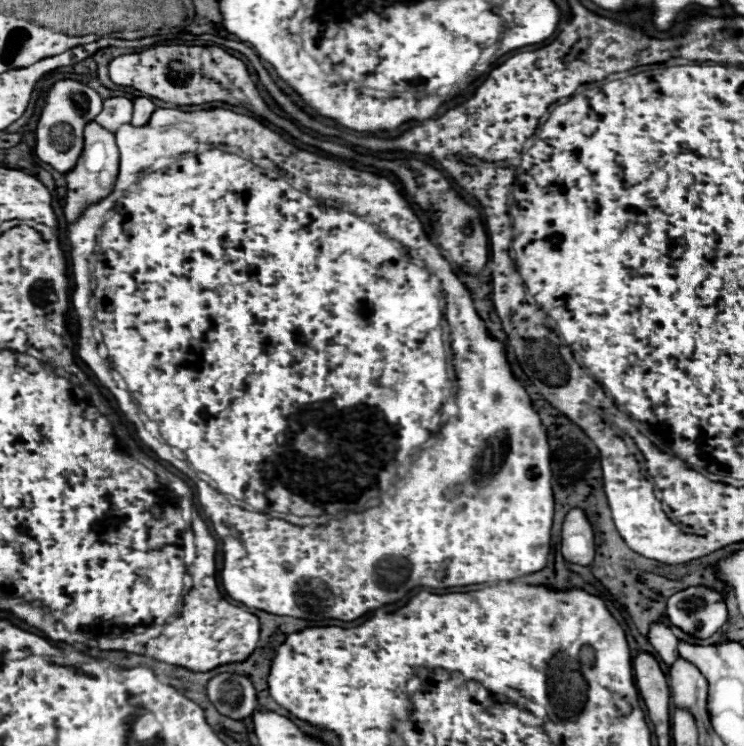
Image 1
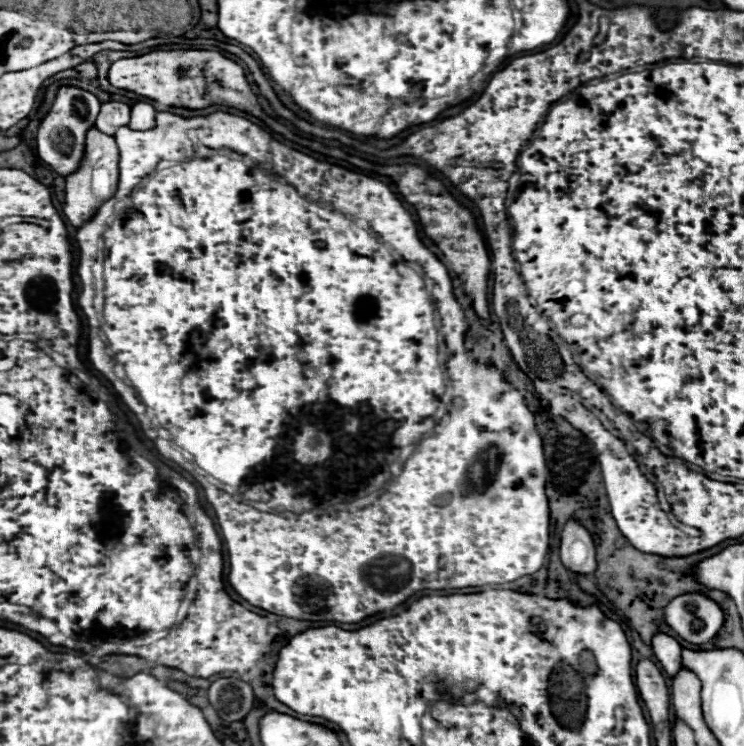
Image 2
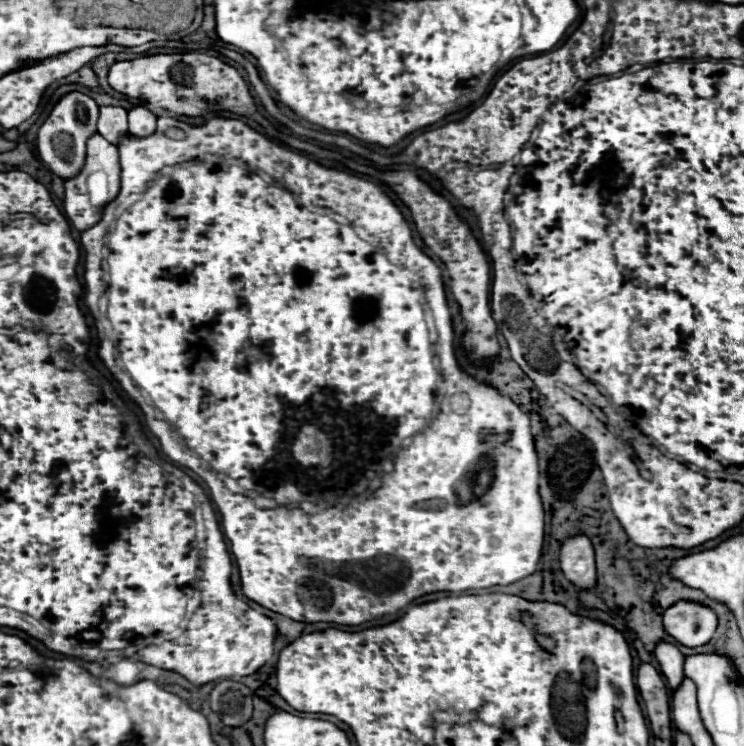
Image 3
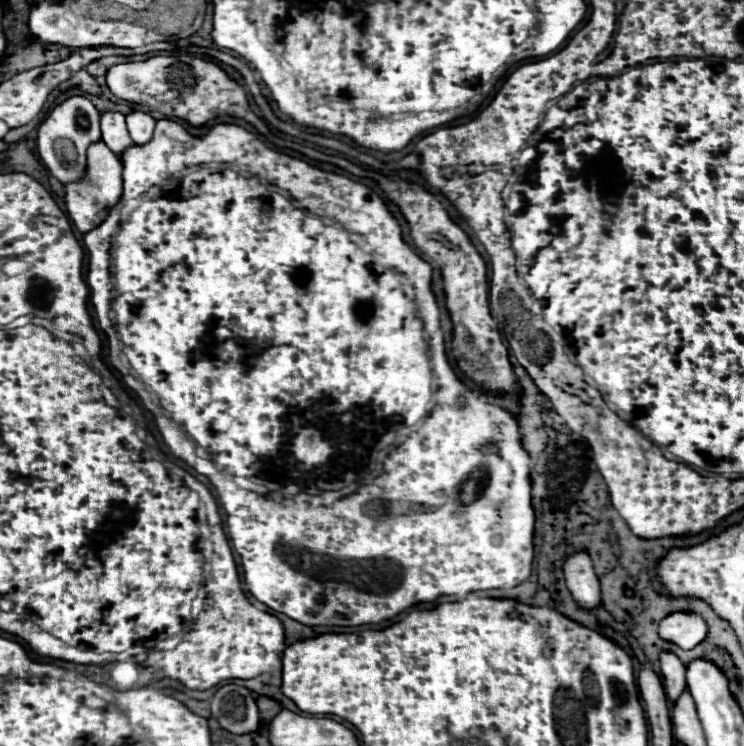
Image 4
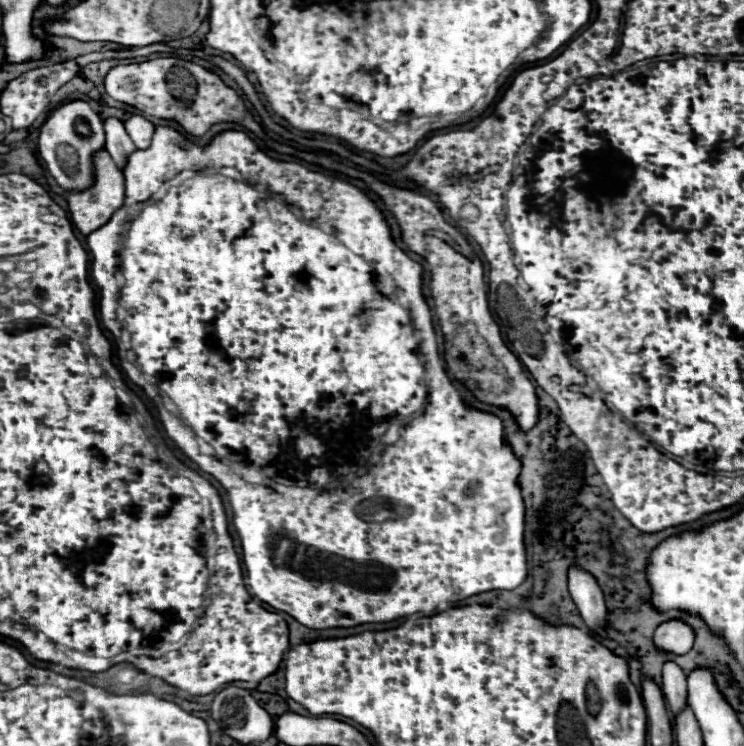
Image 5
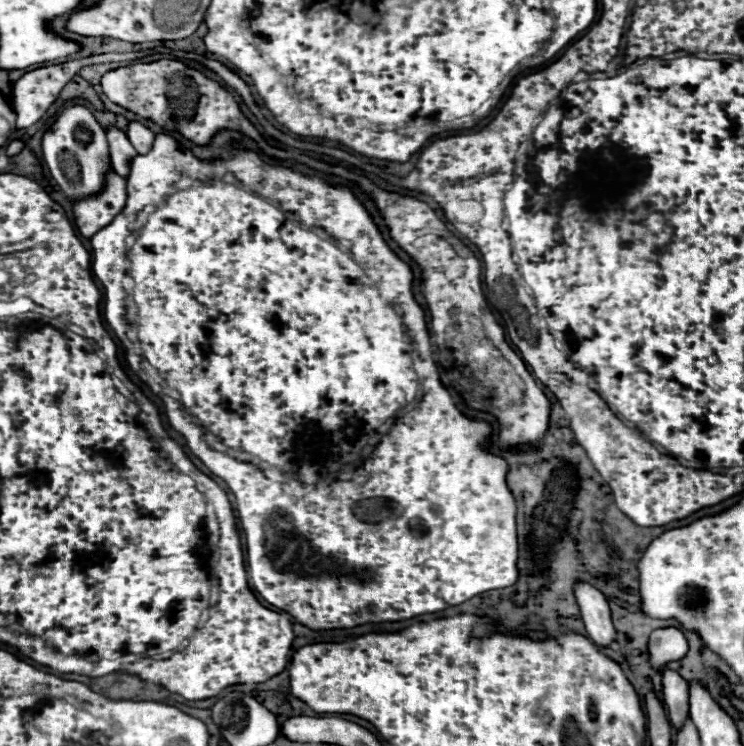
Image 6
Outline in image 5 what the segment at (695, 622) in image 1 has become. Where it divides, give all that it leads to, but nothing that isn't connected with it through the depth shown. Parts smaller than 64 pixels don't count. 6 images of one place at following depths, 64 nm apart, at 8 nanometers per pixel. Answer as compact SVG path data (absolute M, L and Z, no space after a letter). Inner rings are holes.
M668 620L654 632L654 644L672 654L686 654L694 646L694 630L684 620Z

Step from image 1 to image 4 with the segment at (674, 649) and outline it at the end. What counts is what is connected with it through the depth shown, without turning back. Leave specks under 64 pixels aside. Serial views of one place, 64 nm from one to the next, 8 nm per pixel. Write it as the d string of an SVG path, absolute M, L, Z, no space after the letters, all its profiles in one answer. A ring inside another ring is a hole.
M664 650L660 654L660 668L662 668L666 696L674 704L678 700L678 696L682 694L682 690L686 688L686 668L680 662L680 658L670 650Z

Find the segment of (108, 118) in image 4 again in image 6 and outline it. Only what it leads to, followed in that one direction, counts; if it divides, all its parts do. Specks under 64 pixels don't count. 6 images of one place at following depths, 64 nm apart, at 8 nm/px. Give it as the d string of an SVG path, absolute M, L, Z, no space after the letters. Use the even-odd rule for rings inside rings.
M110 126L106 134L108 134L108 150L110 150L112 168L114 168L120 176L126 178L126 174L130 172L130 162L132 162L132 158L134 158L138 152L134 150L134 146L130 144L128 136L126 136L122 130Z

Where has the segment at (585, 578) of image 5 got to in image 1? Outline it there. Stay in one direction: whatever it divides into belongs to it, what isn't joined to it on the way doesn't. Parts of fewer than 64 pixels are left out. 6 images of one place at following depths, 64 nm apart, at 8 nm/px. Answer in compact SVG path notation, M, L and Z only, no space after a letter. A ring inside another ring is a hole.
M582 508L566 514L562 526L562 556L568 562L590 566L594 560L594 530Z

